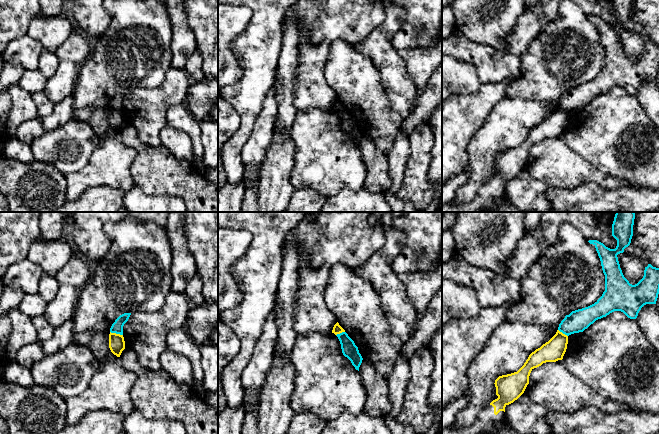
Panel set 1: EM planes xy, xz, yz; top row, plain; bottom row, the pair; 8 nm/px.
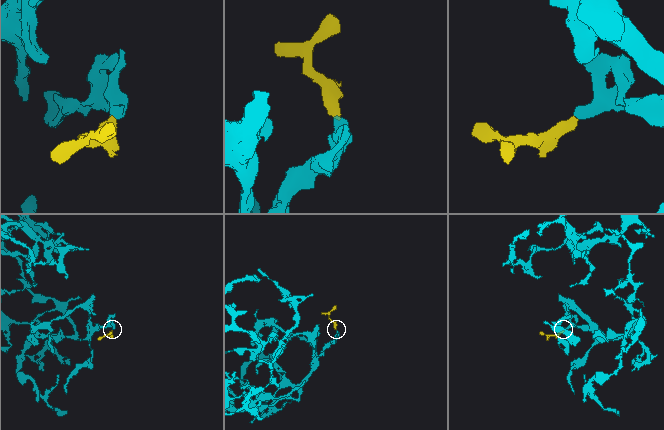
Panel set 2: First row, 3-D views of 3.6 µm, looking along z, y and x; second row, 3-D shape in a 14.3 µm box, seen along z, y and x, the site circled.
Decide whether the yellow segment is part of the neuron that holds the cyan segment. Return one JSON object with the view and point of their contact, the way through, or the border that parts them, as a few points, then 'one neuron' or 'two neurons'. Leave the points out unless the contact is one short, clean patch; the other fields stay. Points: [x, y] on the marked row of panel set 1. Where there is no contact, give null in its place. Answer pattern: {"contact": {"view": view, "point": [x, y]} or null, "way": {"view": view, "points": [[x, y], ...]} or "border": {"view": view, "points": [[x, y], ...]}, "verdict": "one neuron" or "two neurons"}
{"contact": {"view": "xy", "point": [116, 333]}, "border": {"view": "xy", "points": [[110, 331], [122, 335]]}, "verdict": "two neurons"}

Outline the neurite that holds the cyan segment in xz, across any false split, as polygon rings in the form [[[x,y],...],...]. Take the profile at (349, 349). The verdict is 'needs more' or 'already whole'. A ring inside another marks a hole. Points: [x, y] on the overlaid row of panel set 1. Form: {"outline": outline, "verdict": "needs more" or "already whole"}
{"outline": [[[342,332],[336,336],[340,341],[343,355],[347,357],[355,369],[359,371],[359,367],[362,363],[363,358],[359,353],[358,347],[346,332]]], "verdict": "already whole"}

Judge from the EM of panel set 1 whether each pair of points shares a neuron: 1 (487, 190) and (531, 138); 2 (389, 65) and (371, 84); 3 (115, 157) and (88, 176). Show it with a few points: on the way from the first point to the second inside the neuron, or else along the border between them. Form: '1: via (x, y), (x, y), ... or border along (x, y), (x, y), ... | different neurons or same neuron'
1: via (500, 178), (522, 151) | same neuron
2: border along (366, 56), (373, 62), (389, 97) | different neurons
3: via (108, 164), (95, 173) | same neuron

